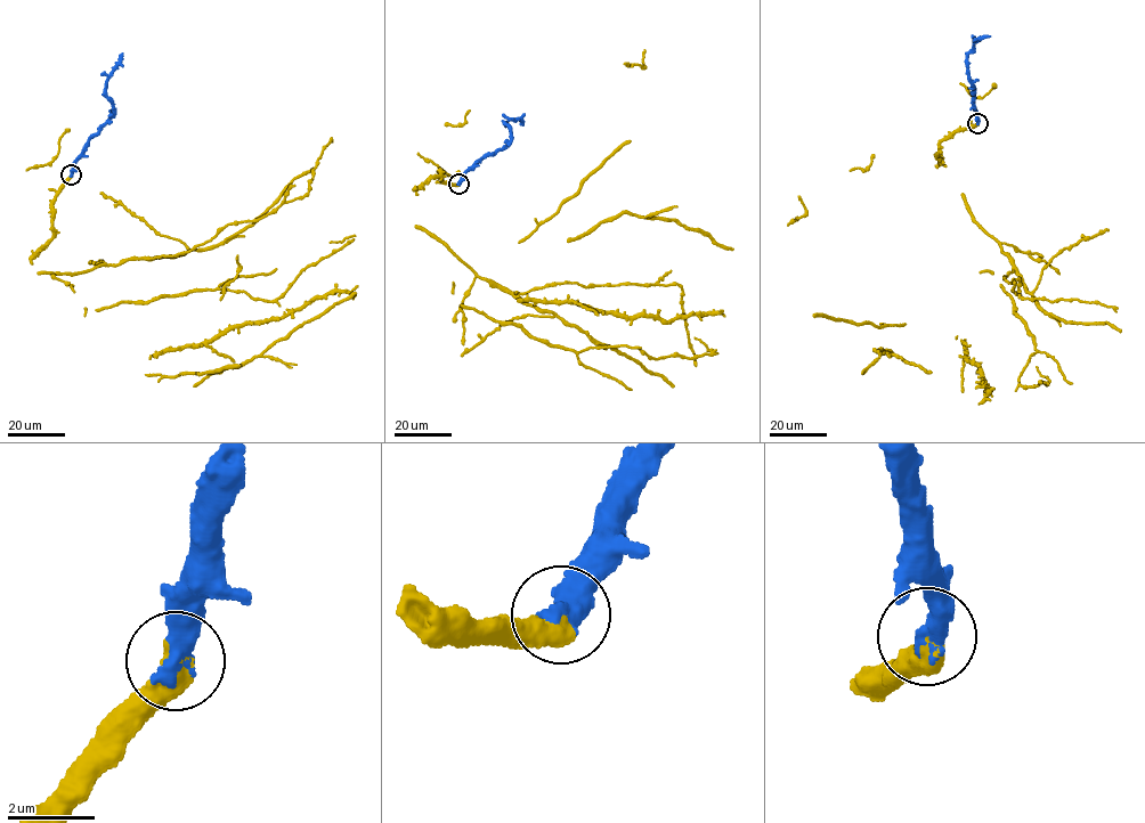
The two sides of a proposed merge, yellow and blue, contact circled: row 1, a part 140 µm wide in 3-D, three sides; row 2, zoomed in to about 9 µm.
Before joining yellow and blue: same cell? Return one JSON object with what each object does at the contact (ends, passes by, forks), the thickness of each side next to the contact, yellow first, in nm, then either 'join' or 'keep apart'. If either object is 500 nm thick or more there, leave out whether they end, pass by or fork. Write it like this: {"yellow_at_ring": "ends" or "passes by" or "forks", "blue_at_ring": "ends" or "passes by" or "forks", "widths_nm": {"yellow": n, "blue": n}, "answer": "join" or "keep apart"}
{"widths_nm": {"yellow": 550, "blue": 480}, "answer": "join"}

